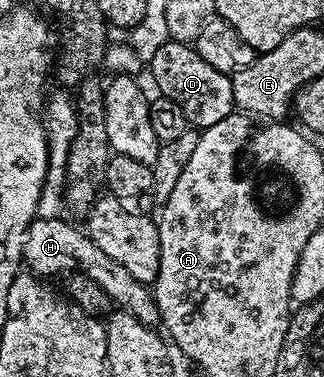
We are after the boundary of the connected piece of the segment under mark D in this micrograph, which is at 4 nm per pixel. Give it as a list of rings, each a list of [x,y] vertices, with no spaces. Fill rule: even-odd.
[[[167,41],[158,50],[153,58],[148,61],[148,68],[152,72],[152,78],[157,86],[156,89],[161,95],[176,102],[187,116],[189,125],[203,130],[226,119],[235,109],[234,105],[234,84],[233,79],[212,65],[205,63],[204,58],[195,52],[191,45],[184,42]]]

